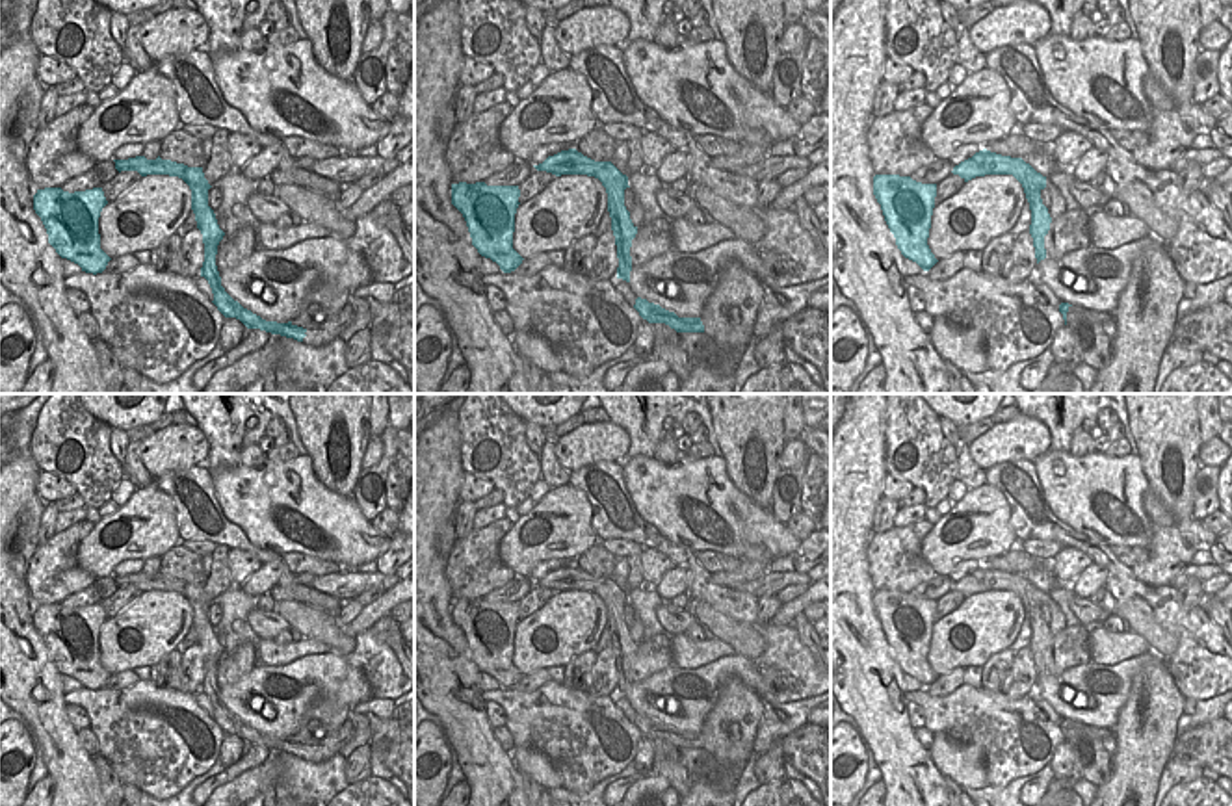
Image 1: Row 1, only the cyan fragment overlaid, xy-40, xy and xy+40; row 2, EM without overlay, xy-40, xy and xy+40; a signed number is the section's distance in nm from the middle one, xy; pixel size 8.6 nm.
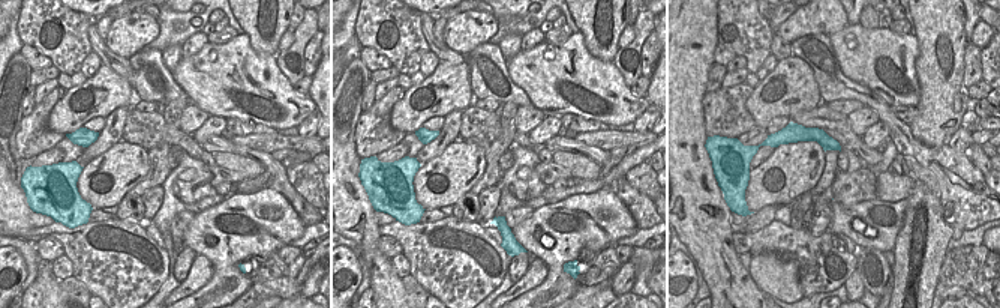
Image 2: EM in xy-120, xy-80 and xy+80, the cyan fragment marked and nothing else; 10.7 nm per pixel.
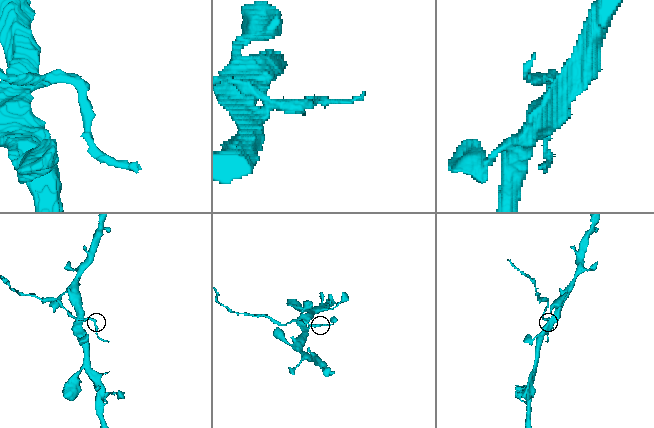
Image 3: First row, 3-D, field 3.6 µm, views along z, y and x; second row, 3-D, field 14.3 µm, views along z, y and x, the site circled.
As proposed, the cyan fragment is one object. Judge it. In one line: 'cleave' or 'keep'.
cleave

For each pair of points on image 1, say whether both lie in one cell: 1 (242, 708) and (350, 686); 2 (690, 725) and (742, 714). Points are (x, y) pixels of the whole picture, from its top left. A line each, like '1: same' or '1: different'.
1: same
2: different

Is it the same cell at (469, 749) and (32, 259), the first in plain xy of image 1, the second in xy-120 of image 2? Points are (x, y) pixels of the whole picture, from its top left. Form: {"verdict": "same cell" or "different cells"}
{"verdict": "different cells"}

